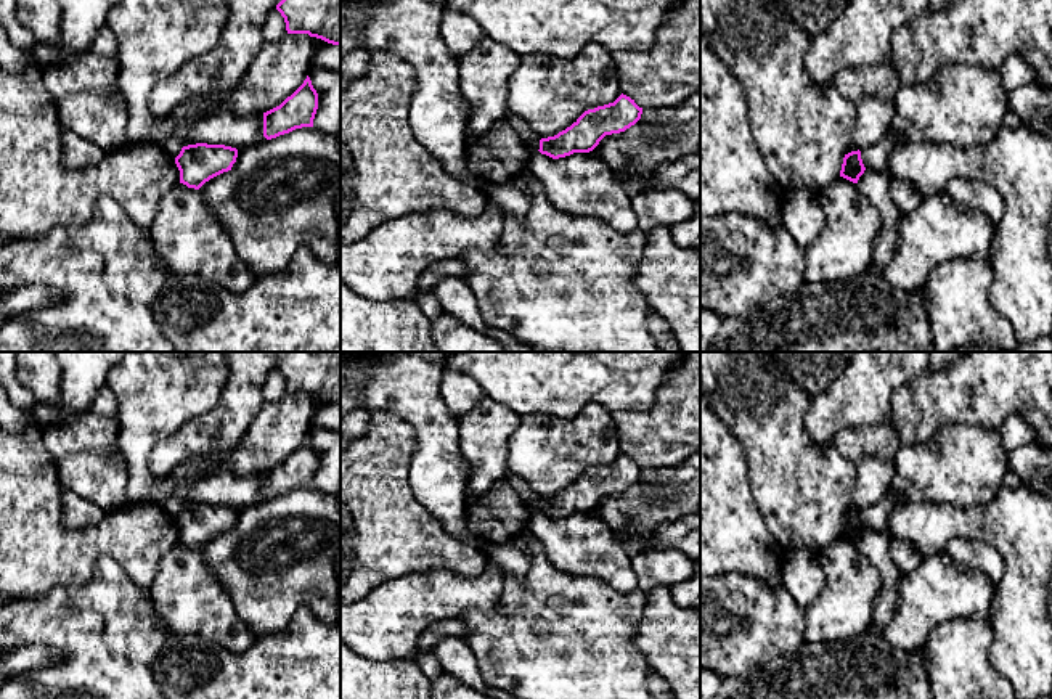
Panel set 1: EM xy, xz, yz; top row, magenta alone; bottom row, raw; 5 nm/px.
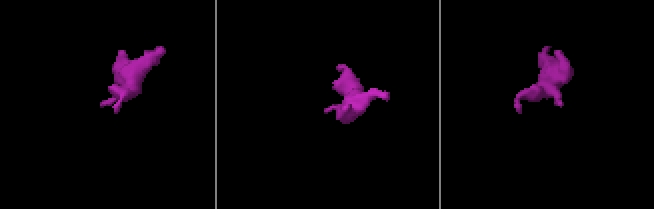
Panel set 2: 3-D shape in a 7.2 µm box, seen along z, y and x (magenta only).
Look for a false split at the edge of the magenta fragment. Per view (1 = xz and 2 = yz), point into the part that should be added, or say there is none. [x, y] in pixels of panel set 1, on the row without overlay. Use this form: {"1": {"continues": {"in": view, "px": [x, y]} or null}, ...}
{"1": {"continues": null}, "2": {"continues": null}}

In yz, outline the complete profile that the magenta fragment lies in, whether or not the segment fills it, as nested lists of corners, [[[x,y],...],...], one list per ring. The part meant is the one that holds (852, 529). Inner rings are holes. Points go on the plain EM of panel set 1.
[[[859,509],[845,514],[840,537],[843,537],[853,543],[858,543],[858,540],[864,533],[864,530],[866,530],[866,527],[862,524]]]

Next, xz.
[[[620,455],[614,463],[585,471],[570,487],[540,500],[540,513],[553,519],[573,513],[589,513],[606,495],[620,493],[634,485],[642,474],[634,460]]]

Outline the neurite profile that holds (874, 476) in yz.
[[[877,456],[859,460],[856,463],[851,503],[859,511],[869,509],[872,505],[879,503],[887,492],[891,490],[895,474],[895,461],[887,461]]]

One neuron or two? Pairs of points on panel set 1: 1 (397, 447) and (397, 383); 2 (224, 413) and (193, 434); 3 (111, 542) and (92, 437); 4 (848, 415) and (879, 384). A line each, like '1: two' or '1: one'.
1: two
2: one
3: two
4: one

